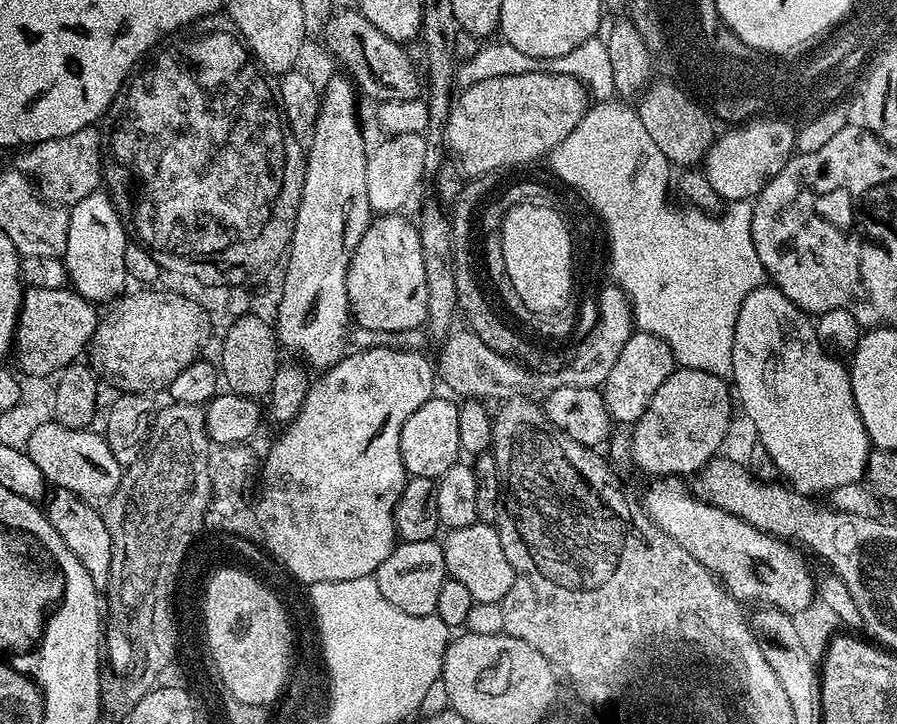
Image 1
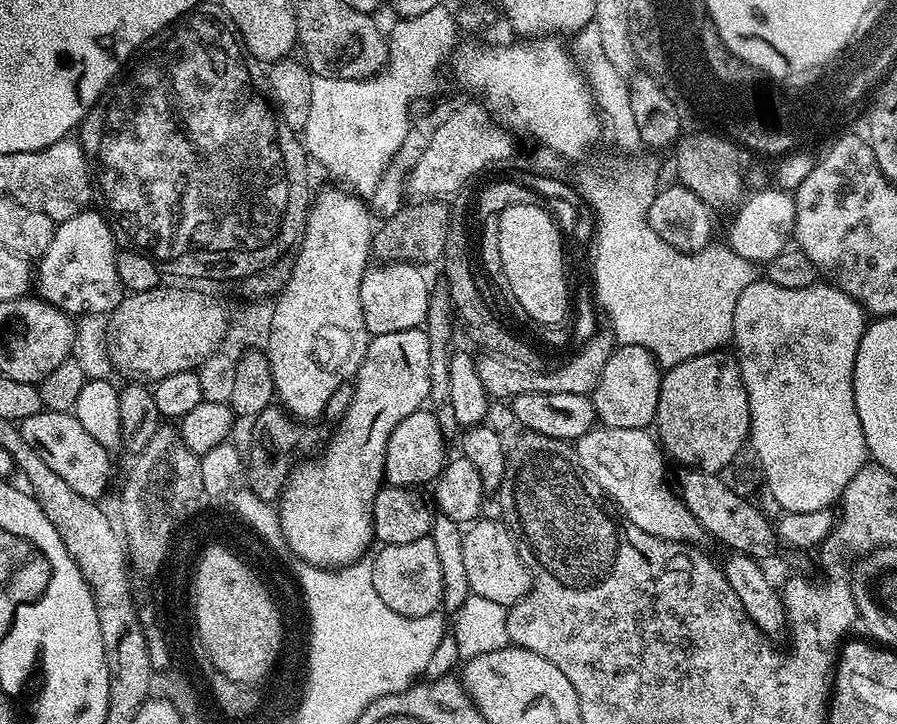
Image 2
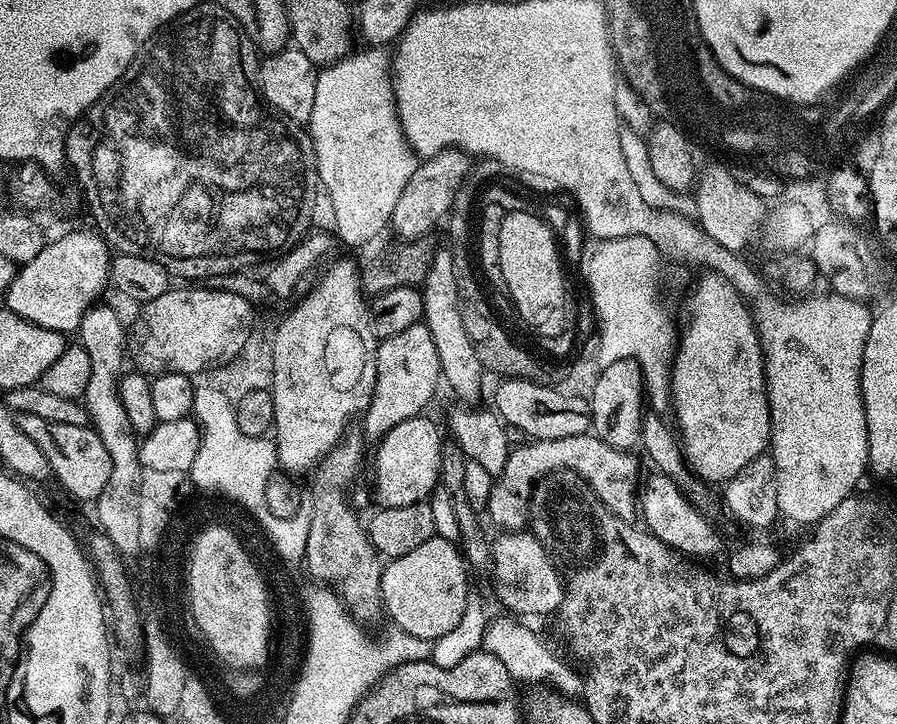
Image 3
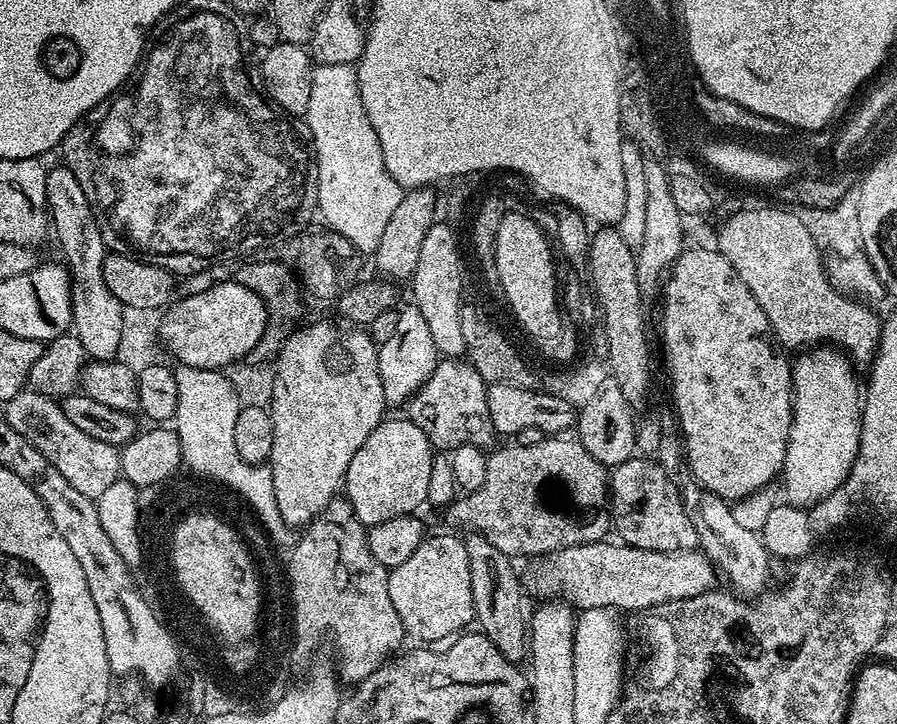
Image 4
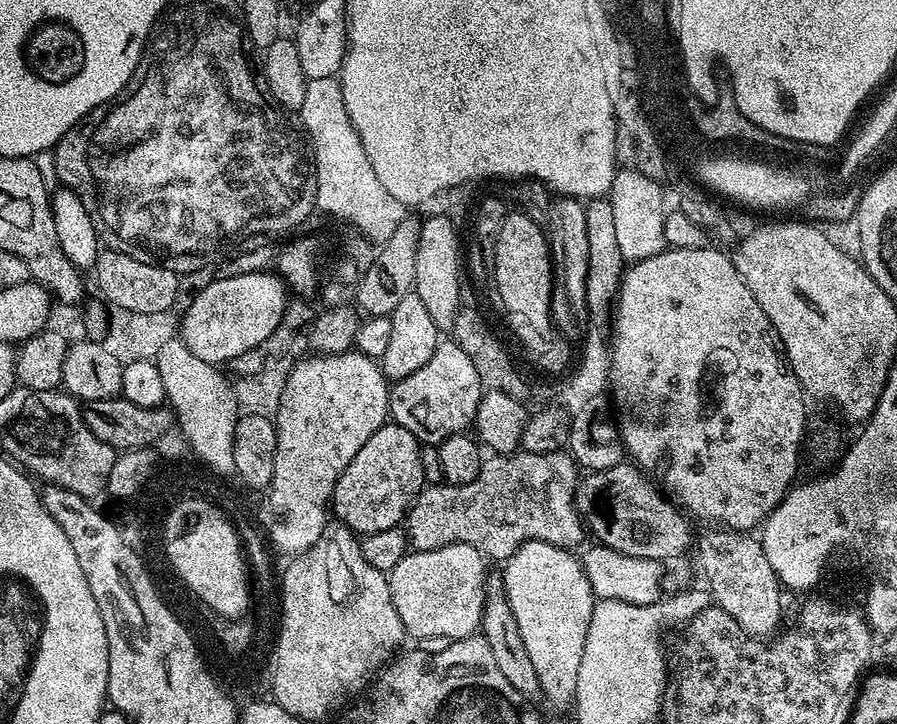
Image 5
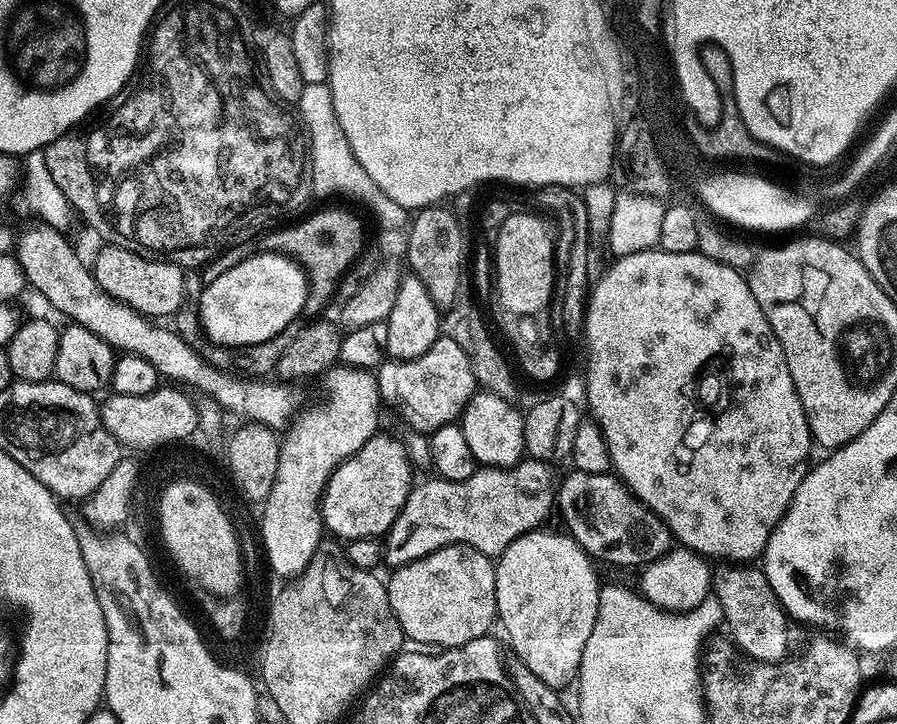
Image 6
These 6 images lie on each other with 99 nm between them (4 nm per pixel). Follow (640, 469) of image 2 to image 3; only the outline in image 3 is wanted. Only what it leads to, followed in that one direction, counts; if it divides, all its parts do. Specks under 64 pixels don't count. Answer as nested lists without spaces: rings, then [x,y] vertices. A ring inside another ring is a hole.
[[[583,432],[574,438],[557,440],[532,440],[521,447],[513,447],[502,474],[495,477],[492,493],[486,505],[486,513],[500,530],[521,531],[529,523],[530,503],[528,498],[532,487],[543,476],[560,472],[565,468],[573,477],[587,484],[596,499],[605,504],[613,514],[622,520],[631,521],[638,512],[638,480],[636,484],[636,460],[631,451],[615,448],[602,442],[594,434]]]

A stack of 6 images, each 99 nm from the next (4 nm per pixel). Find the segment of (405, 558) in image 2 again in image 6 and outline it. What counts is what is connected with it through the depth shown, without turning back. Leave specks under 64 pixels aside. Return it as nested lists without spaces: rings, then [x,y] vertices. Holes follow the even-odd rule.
[[[448,544],[444,548],[439,548],[438,551],[430,553],[428,556],[418,558],[414,562],[410,562],[406,566],[395,569],[391,573],[392,577],[387,577],[386,587],[388,589],[388,597],[390,598],[390,606],[394,610],[394,614],[398,618],[400,623],[400,629],[403,630],[405,637],[409,641],[412,640],[413,645],[416,646],[428,646],[424,644],[433,644],[433,649],[447,650],[449,648],[460,648],[466,642],[470,642],[474,638],[479,636],[489,635],[493,631],[494,621],[497,619],[496,614],[496,565],[486,554],[482,554],[478,550],[474,550],[468,544]]]

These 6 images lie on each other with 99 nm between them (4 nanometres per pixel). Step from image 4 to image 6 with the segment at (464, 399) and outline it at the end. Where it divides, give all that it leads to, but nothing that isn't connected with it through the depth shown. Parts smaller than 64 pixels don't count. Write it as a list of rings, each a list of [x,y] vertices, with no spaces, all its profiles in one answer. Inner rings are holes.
[[[441,335],[434,341],[430,350],[413,360],[385,359],[378,369],[378,383],[380,386],[380,398],[385,405],[398,404],[406,416],[413,431],[430,434],[447,424],[455,424],[464,415],[464,408],[470,402],[470,398],[476,395],[478,385],[474,378],[474,370],[470,366],[470,358],[458,346],[458,342],[451,340],[449,336]]]

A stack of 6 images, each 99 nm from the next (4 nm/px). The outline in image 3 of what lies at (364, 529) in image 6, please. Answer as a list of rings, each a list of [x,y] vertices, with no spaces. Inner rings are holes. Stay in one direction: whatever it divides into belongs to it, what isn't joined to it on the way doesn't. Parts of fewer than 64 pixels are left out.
[[[428,414],[406,418],[381,436],[375,445],[377,505],[380,508],[393,508],[427,501],[441,483],[443,444],[440,428]]]

